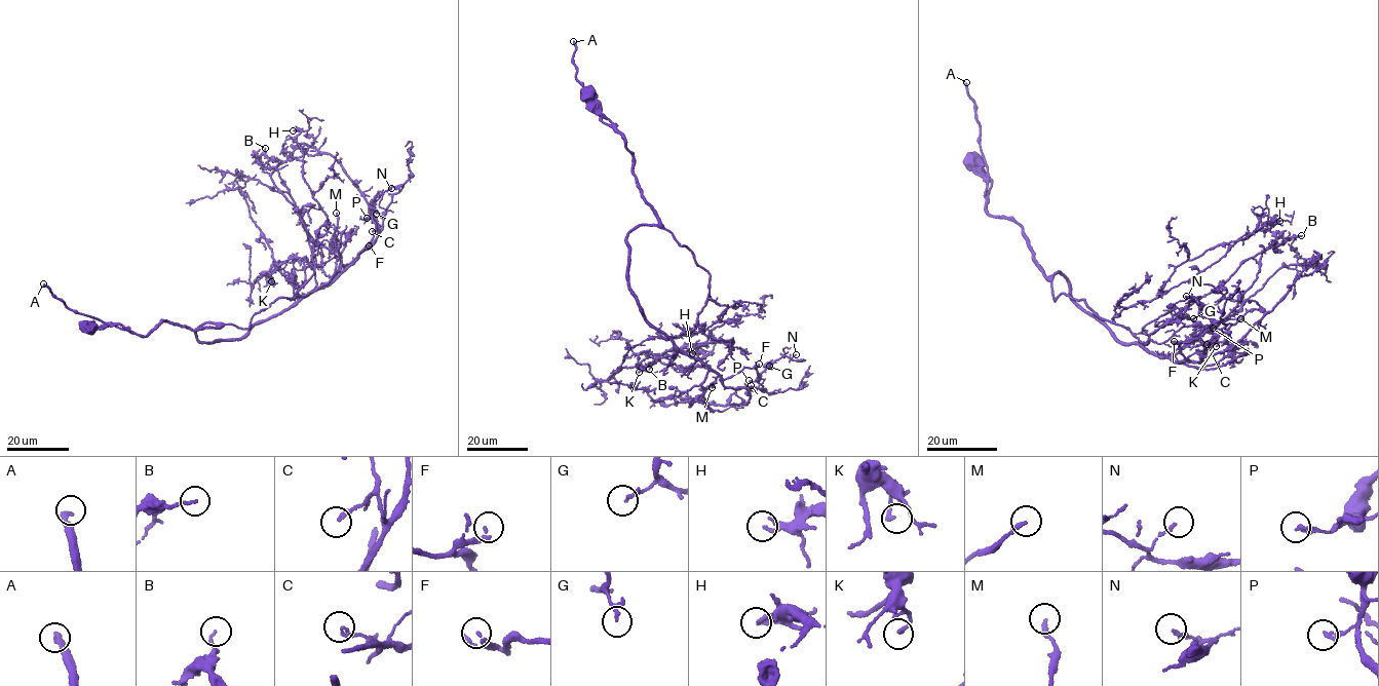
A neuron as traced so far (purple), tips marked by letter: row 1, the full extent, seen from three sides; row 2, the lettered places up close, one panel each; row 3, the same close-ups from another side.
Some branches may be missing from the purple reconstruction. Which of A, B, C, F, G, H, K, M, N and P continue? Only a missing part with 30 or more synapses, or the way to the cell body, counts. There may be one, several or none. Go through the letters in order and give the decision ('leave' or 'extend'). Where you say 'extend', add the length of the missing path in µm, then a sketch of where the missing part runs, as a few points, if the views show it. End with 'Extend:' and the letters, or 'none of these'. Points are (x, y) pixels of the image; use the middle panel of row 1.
A: extend | 300 µm
B: leave
C: leave
F: extend | 35 µm | (759, 364), (778, 357), (795, 358), (786, 378)
G: leave
H: leave
K: leave
M: leave
N: leave
P: leave
Extend: A, F

